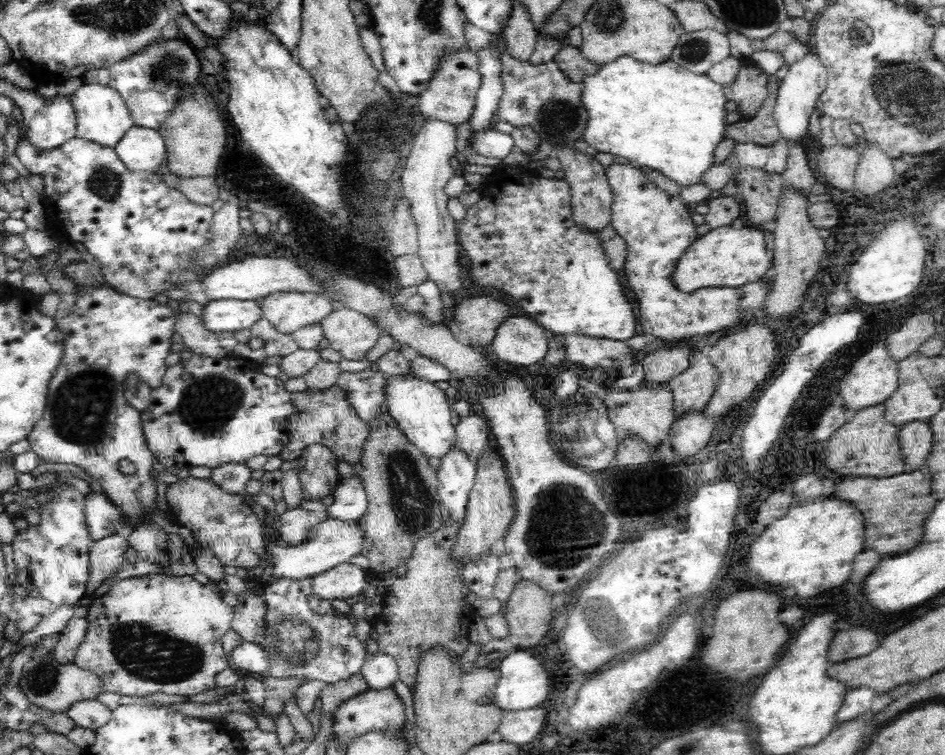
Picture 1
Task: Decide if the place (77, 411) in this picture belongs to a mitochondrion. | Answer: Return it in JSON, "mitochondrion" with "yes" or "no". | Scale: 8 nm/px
{"mitochondrion":"yes"}

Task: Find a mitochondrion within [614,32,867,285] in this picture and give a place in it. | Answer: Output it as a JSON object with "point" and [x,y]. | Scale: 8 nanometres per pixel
{"point":[694,51]}

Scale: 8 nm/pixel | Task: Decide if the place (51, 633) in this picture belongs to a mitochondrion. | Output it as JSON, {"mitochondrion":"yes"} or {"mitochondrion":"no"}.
{"mitochondrion":"no"}

